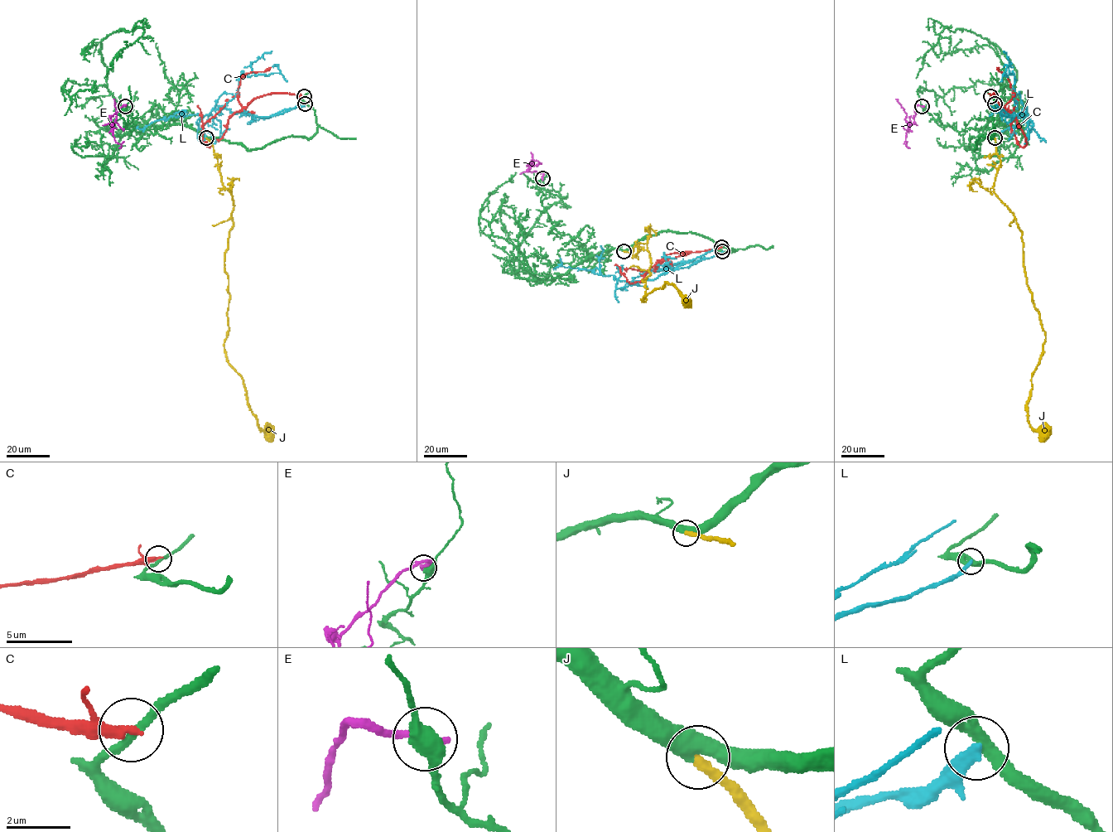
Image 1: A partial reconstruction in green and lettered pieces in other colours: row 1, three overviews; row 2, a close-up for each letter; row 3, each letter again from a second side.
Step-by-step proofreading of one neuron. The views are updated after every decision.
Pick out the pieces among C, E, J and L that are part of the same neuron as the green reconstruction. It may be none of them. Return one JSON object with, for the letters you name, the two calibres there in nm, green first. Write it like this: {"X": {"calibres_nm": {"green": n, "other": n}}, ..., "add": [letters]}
{"J": {"calibres_nm": {"green": 500, "other": 340}}, "add": ["J"]}

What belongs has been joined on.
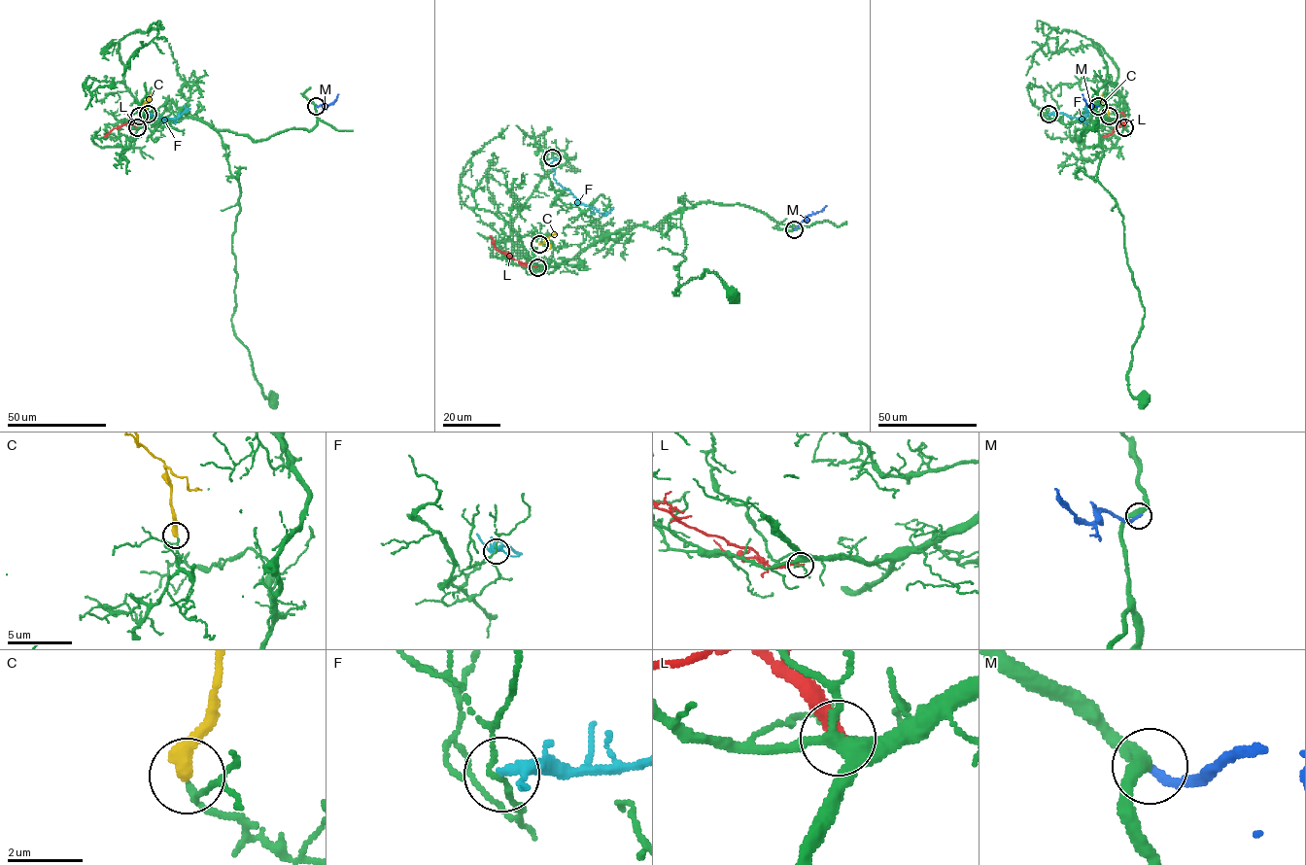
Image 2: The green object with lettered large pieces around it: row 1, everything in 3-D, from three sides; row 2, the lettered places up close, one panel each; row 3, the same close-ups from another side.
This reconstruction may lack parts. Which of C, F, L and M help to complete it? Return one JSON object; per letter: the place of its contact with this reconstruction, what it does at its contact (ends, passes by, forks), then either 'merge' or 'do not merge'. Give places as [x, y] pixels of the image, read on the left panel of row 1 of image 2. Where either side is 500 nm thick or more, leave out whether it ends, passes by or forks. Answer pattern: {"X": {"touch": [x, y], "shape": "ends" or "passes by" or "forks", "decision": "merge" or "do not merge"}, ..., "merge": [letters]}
{"C": {"touch": [139, 116], "shape": "ends", "decision": "merge"}, "F": {"touch": [148, 114], "shape": "passes by", "decision": "do not merge"}, "L": {"touch": [137, 127], "shape": "ends", "decision": "do not merge"}, "M": {"touch": [316, 106], "shape": "ends", "decision": "do not merge"}, "merge": ["C"]}

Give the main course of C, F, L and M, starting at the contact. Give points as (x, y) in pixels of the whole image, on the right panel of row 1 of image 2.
C: (1109, 116), (1101, 94)
F: (1048, 115), (1063, 113), (1083, 119), (1088, 112), (1086, 103)
L: (1124, 127), (1124, 122), (1111, 134), (1103, 136)
M: (1098, 105), (1089, 106), (1082, 94)

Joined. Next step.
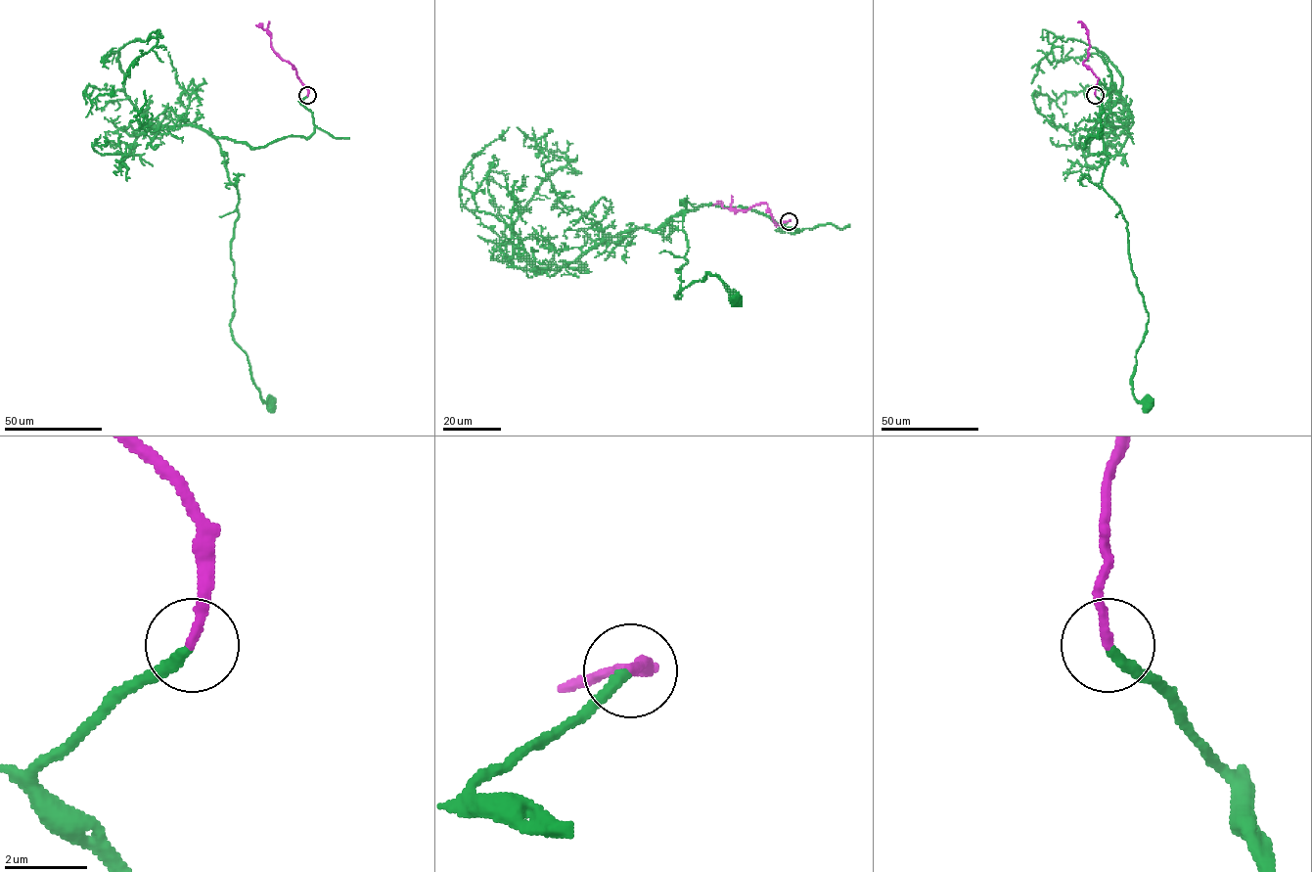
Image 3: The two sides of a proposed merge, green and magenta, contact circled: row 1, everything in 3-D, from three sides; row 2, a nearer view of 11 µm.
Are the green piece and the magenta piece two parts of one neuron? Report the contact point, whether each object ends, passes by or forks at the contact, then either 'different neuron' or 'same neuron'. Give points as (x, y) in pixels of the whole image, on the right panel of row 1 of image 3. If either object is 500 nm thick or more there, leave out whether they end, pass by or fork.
place (1095, 95); green ends; magenta ends; same neuron

